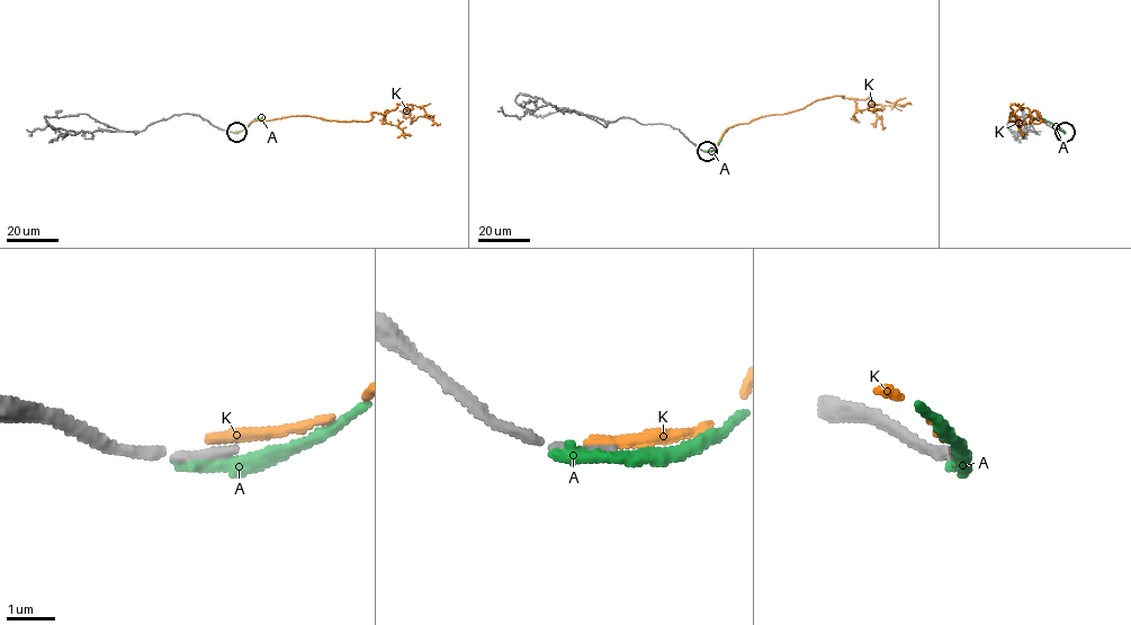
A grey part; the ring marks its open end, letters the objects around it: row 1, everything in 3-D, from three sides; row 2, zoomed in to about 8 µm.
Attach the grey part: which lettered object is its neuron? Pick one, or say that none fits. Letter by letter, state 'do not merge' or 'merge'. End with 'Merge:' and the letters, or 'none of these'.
A: do not merge
K: do not merge
Merge: none of these

